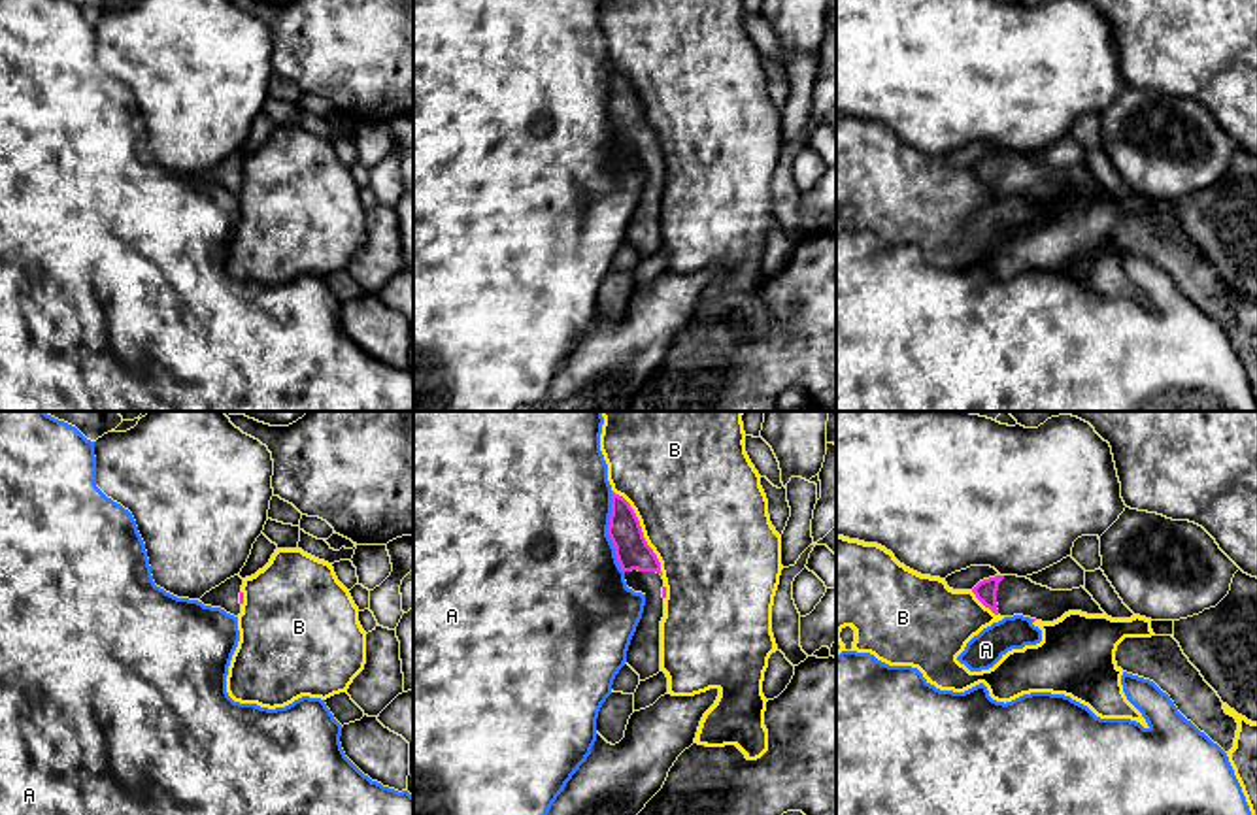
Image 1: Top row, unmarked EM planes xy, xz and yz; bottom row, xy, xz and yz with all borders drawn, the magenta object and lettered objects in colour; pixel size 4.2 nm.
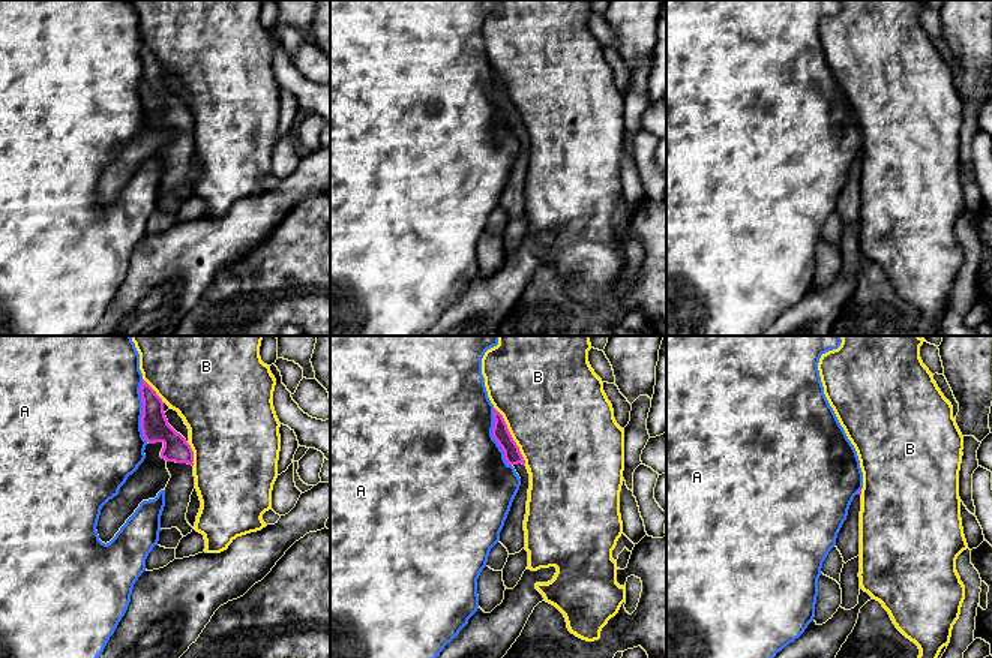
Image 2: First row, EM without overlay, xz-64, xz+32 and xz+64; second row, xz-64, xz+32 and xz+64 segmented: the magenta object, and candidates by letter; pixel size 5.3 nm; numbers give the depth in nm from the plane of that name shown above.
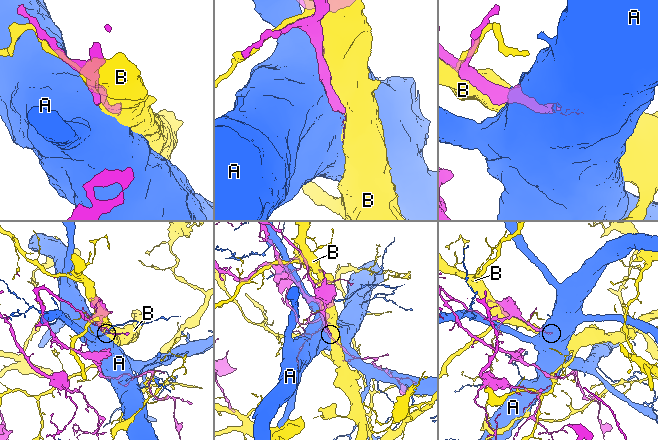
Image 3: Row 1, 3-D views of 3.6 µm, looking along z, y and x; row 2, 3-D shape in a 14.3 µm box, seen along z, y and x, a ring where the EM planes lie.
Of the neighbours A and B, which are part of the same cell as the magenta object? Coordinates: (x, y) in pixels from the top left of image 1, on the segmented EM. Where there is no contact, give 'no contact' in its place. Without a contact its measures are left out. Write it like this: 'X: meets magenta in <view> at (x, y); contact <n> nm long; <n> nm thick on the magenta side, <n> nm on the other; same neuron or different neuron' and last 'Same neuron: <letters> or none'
A: meets magenta in xz at (608, 532); contact 360 nm long; 140 nm thick on the magenta side, 500 nm on the other; different neuron
B: meets magenta in xz at (640, 531); contact 420 nm long; 140 nm thick on the magenta side, 480 nm on the other; different neuron
Same neuron: none

